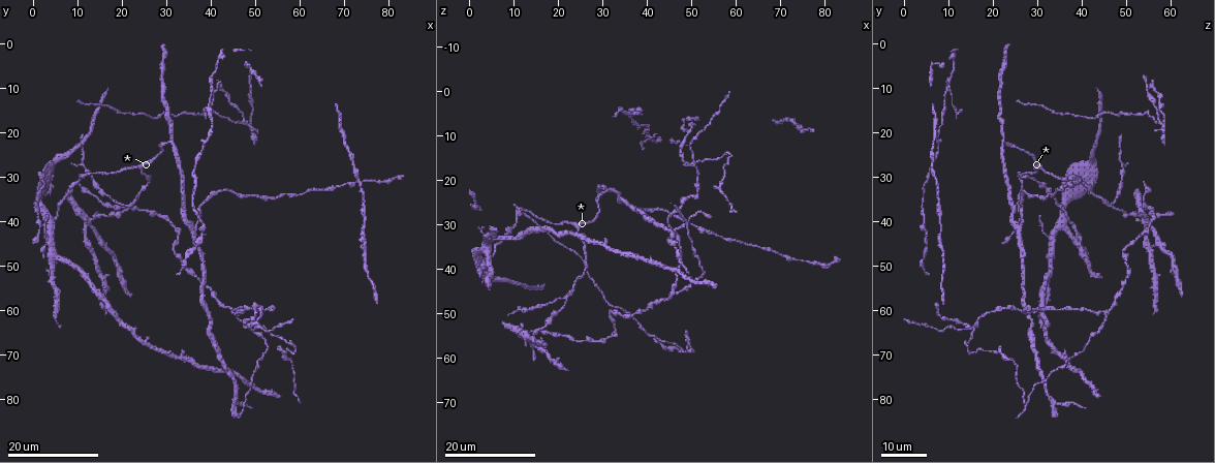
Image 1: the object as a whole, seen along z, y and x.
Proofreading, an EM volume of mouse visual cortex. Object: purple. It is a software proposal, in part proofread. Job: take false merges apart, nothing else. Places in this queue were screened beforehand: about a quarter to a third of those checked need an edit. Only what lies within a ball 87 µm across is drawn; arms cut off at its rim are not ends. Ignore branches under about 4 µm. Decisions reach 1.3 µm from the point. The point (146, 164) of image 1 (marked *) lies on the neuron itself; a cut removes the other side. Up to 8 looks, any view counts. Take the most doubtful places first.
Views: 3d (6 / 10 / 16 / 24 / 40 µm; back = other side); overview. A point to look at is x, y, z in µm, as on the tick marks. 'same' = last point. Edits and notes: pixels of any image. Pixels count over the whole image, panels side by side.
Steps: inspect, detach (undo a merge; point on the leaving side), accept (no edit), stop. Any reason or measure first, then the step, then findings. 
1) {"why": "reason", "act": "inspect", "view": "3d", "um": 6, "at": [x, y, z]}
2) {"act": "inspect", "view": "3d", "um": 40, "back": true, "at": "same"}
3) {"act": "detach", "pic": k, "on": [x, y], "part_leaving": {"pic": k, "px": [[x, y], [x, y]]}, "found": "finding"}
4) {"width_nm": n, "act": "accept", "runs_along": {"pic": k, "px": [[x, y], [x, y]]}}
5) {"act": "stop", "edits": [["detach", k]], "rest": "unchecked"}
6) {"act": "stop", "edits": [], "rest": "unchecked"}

{"why": "four or more arms meet", "act": "inspect", "view": "3d", "um": 24, "at": [50.0, 63.0, 16.5]}

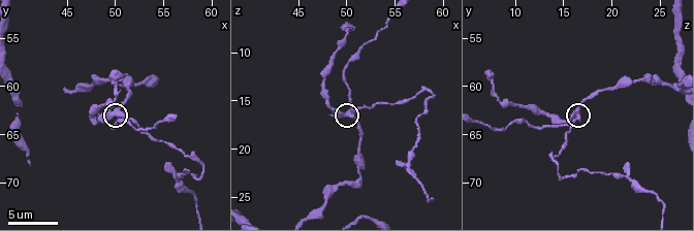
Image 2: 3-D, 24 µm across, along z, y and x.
{"act": "inspect", "view": "3d", "um": 6, "at": [50.2, 63.0, 16.6]}

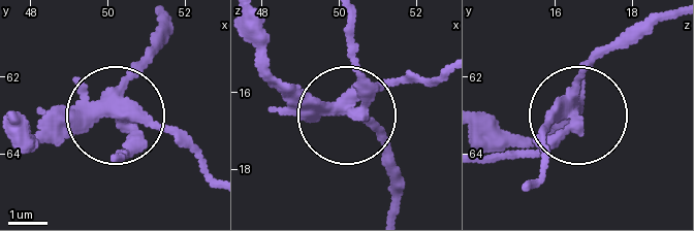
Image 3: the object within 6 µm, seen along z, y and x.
{"side_arm_um": 15, "act": "detach", "pic": 3, "on": [353, 70], "part_leaving": {"pic": 3, "px": [[349, 106], [444, 70]]}, "found": "a second neuron is stuck on"}

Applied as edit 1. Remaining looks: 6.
{"why": "thin arm on a thick one", "act": "inspect", "view": "3d", "um": 24, "at": [49.5, 18.5, 58.0]}

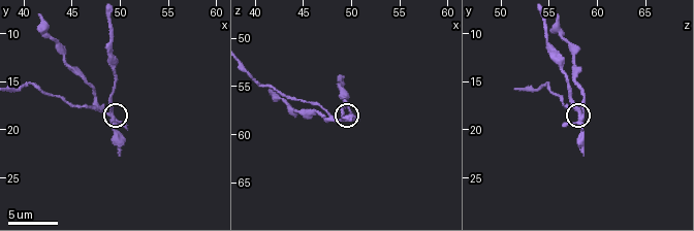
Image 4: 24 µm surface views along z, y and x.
{"why": "closer look", "act": "inspect", "view": "3d", "um": 6, "at": [49.2, 18.4, 58.0]}

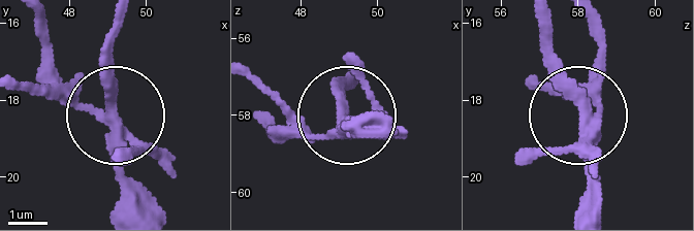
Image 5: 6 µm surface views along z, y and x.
{"act": "detach", "pic": 5, "on": [130, 149], "part_leaving": {"pic": 5, "px": [[109, 128], [25, 92]]}, "found": "two neurons meet here"}

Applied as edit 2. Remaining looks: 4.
{"why": "redraw", "act": "inspect", "view": "overview"}

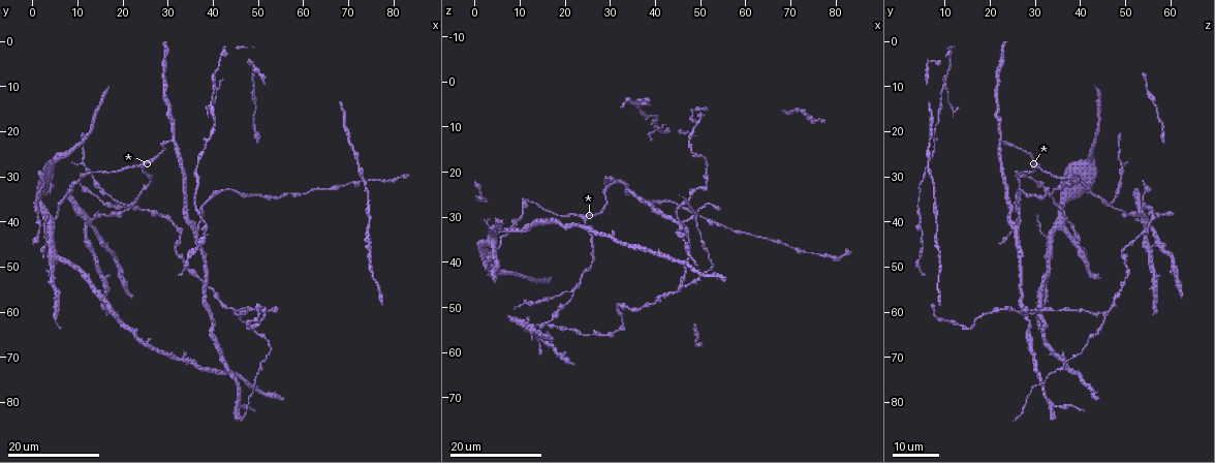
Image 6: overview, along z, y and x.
{"why": "three-way junction", "act": "inspect", "view": "3d", "um": 24, "at": [45.5, 61.5, 45.5]}

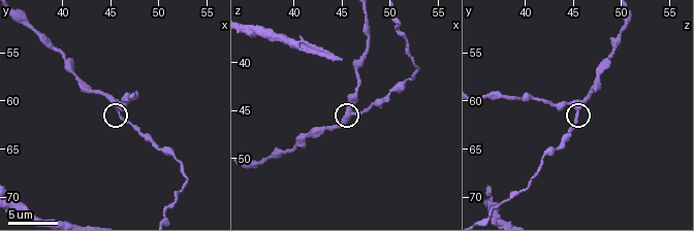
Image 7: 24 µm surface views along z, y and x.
{"act": "inspect", "view": "3d", "um": 6, "at": [45.6, 61.0, 45.4]}

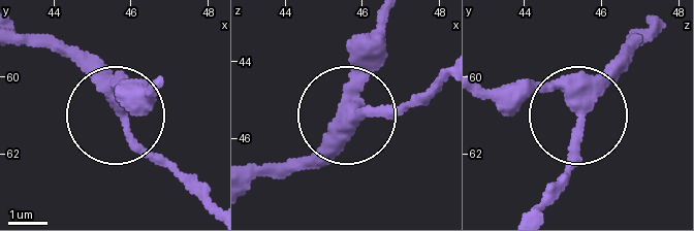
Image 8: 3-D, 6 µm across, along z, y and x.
{"act": "accept", "runs_along": {"pic": 8, "px": [[643, 29], [588, 107], [565, 183]]}, "found": "one neuron here"}

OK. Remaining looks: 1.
{"why": "thick turns thin", "act": "inspect", "view": "3d", "um": 6, "at": [51.2, 59.8, 20.6]}

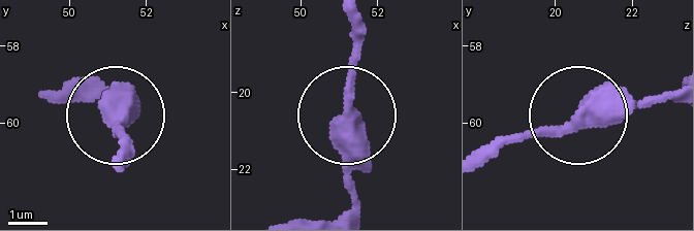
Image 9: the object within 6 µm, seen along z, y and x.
{"width_nm": 410, "act": "accept", "found": "continuous, no second neuron"}

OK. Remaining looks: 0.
{"act": "stop", "edits": [["detach", 3], ["detach", 5]], "rest": "unchecked"}

